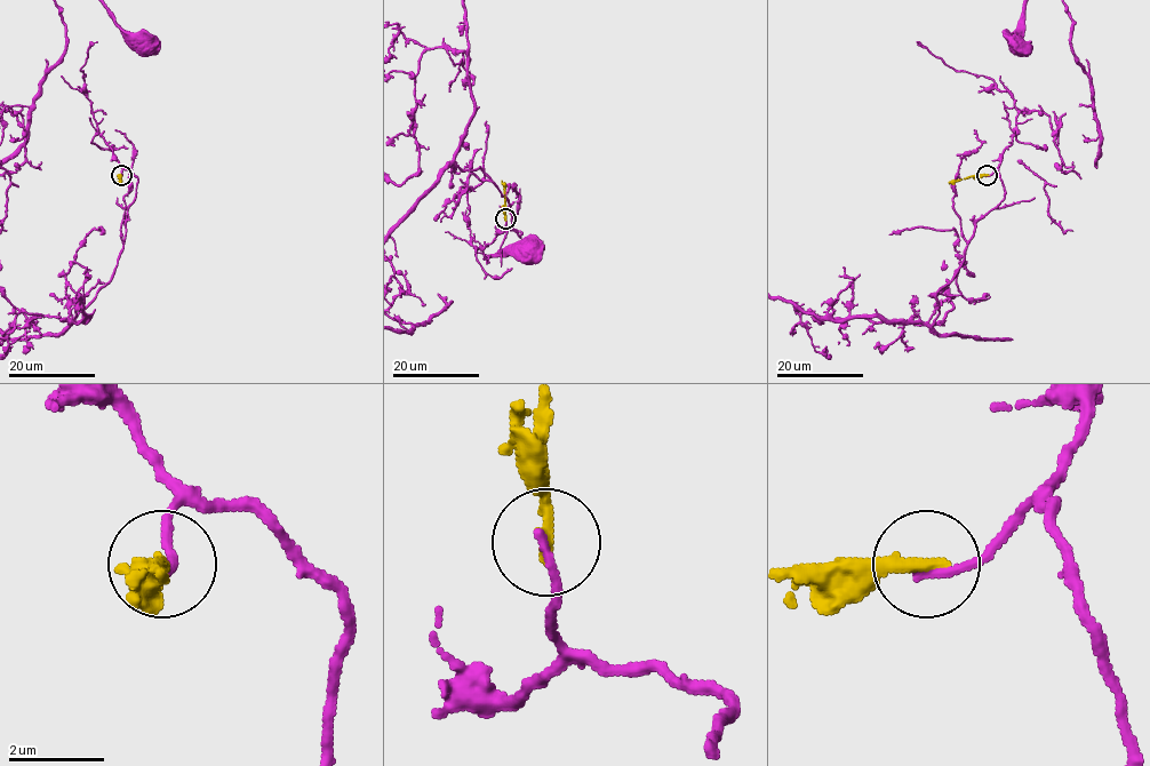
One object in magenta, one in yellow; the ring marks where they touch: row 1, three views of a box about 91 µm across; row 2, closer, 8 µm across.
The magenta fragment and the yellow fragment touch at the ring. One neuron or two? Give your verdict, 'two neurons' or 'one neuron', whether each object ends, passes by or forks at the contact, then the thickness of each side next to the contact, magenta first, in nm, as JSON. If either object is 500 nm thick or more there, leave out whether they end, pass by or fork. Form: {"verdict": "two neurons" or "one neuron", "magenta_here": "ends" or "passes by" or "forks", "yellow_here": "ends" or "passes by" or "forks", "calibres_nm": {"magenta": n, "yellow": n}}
{"verdict": "two neurons", "magenta_here": "ends", "yellow_here": "ends", "calibres_nm": {"magenta": 190, "yellow": 300}}

